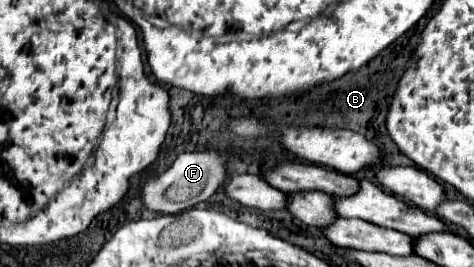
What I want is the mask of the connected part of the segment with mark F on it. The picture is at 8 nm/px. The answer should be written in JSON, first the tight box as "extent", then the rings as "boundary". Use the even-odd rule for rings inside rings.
{"extent":[140,151,226,213],"boundary":[[[214,151],[204,153],[182,153],[178,159],[162,173],[146,177],[140,183],[140,199],[146,209],[154,213],[182,213],[190,207],[194,207],[200,201],[206,201],[222,183],[226,181],[224,175],[224,161]]]}

